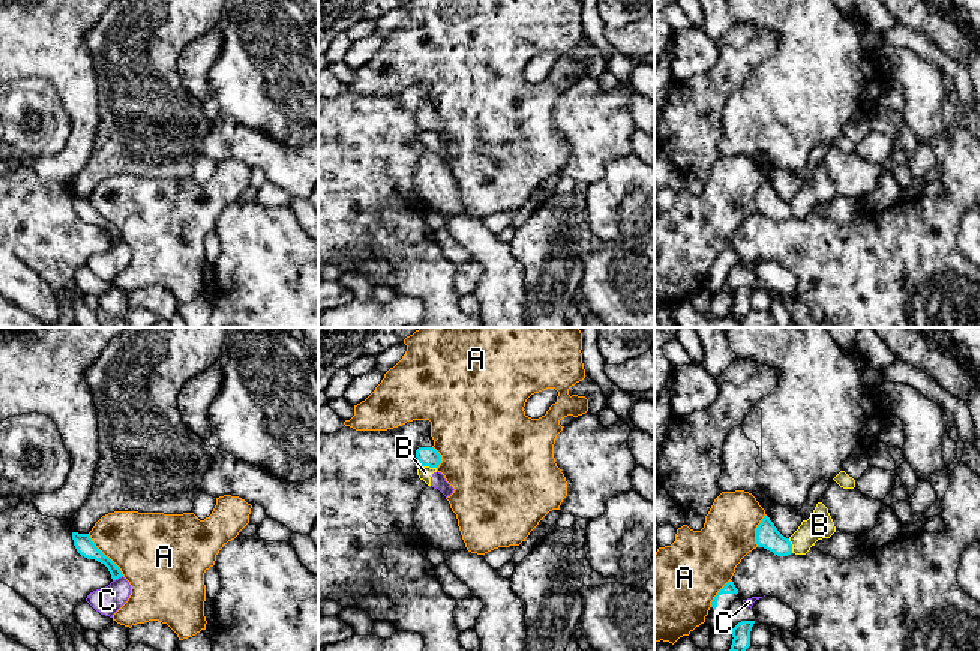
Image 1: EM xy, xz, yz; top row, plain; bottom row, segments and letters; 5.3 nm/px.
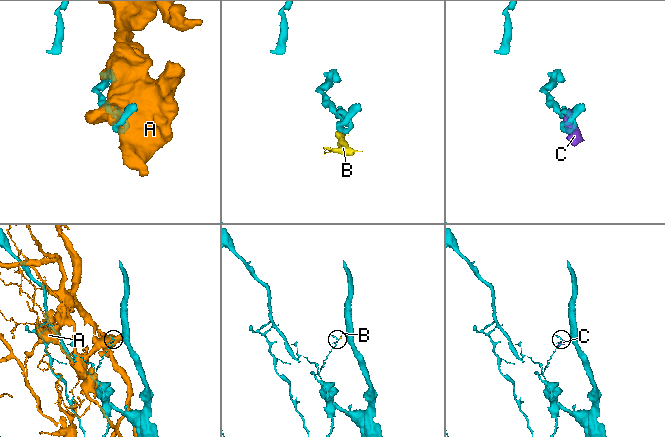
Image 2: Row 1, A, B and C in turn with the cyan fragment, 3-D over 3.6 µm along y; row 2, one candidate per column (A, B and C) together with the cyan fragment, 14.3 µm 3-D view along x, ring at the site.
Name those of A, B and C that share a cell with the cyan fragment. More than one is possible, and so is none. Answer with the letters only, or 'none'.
none

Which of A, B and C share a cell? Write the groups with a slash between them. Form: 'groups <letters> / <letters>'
groups A / B C

